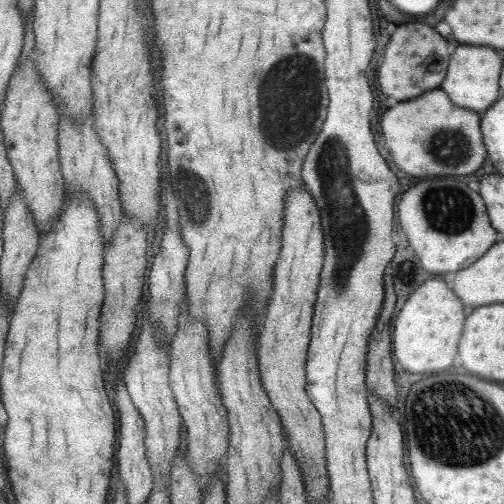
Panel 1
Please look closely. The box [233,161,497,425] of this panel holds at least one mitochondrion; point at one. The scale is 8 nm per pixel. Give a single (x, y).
(449, 209)

